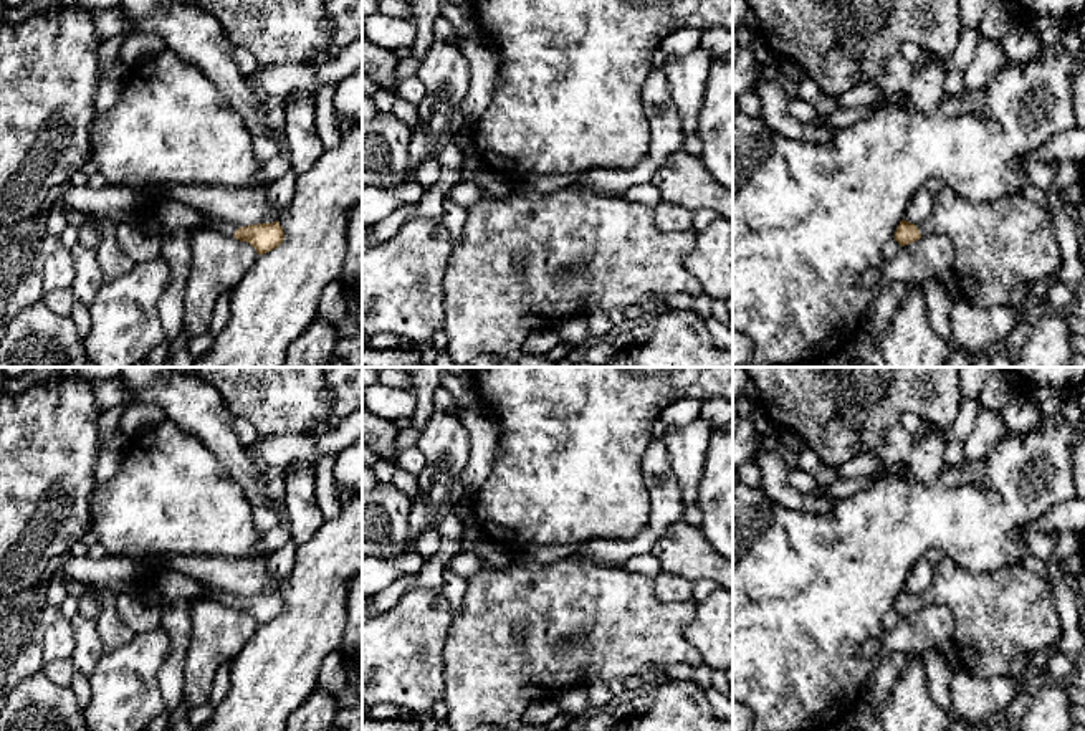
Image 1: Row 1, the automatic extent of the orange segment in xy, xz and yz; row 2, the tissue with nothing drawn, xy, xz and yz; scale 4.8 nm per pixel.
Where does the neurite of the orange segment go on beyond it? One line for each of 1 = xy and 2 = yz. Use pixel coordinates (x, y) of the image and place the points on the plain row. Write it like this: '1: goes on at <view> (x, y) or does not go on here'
1: goes on at xy (227, 599)
2: goes on at yz (998, 616)

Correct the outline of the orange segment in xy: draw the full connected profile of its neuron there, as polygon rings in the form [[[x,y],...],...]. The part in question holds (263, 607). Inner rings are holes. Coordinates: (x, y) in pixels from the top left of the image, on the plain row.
[[[208,589],[208,600],[217,600],[225,607],[246,612],[258,625],[265,625],[278,619],[284,610],[284,602],[280,592],[241,597],[233,592]]]

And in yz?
[[[946,554],[933,584],[918,595],[901,590],[893,609],[905,617],[921,607],[949,610],[958,660],[977,680],[1011,676],[1014,657],[1054,645],[1062,633],[1049,585],[1022,564],[971,572]]]

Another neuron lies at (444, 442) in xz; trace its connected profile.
[[[433,410],[417,445],[425,466],[417,475],[418,496],[412,499],[409,514],[407,552],[428,528],[438,528],[466,494],[460,476],[468,463],[470,438],[460,413]]]

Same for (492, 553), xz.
[[[485,539],[471,547],[460,542],[460,552],[473,552],[481,559],[481,567],[506,567],[518,562],[523,556],[516,547],[503,542]]]

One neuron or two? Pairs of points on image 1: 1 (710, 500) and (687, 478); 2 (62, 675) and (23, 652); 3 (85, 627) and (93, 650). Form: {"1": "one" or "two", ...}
{"1": "two", "2": "two", "3": "one"}

